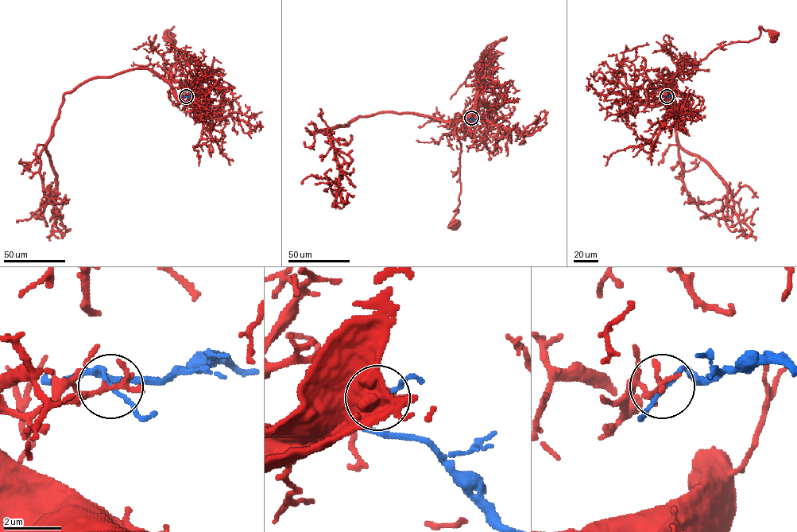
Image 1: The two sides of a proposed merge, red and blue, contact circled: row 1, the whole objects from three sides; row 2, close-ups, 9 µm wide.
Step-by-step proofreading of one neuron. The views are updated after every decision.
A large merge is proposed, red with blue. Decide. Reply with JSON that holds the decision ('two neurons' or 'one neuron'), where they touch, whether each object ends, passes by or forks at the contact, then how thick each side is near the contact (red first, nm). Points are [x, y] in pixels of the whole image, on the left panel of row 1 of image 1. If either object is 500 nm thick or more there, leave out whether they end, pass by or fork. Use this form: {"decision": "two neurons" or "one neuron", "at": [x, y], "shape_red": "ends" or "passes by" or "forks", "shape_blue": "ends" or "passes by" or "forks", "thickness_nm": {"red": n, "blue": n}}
{"decision": "two neurons", "at": [186, 96], "shape_red": "passes by", "shape_blue": "passes by", "thickness_nm": {"red": 180, "blue": 100}}

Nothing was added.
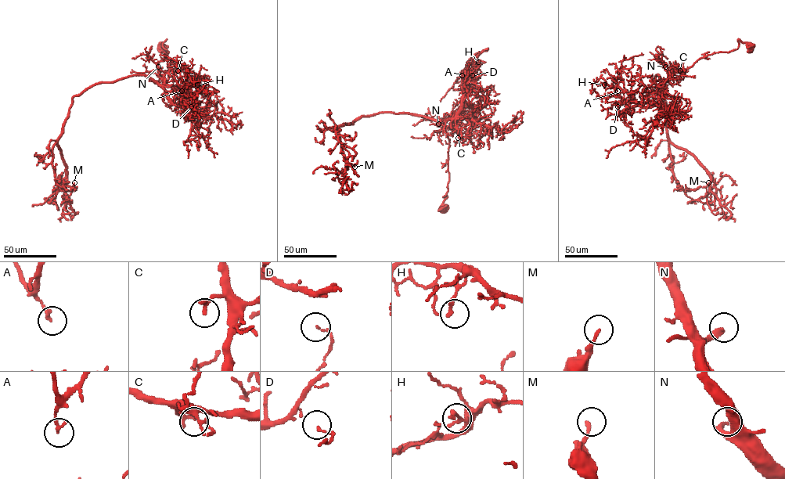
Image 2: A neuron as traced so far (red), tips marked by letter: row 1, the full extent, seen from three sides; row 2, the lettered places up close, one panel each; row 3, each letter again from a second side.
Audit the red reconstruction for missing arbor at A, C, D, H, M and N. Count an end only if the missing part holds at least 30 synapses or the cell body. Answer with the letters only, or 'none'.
N

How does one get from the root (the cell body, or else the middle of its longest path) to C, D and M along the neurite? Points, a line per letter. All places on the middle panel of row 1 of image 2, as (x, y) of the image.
C: (442, 209), (449, 180), (449, 139), (444, 127), (458, 132), (458, 138)
D: (442, 209), (449, 180), (449, 139), (444, 119), (455, 117), (472, 75)
M: (442, 209), (449, 180), (444, 120), (383, 112), (344, 124), (338, 128), (340, 148), (347, 168), (354, 167)

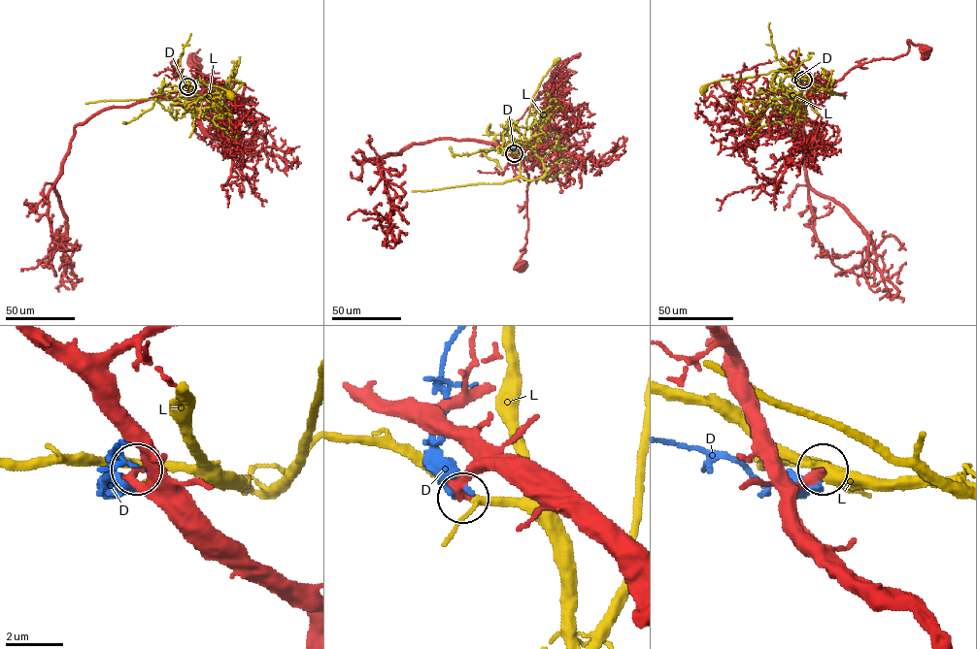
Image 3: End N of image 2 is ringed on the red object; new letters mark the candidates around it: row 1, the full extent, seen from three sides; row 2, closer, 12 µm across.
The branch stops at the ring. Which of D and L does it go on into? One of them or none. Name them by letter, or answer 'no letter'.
no letter

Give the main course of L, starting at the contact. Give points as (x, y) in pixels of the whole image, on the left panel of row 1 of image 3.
L: (187, 86), (193, 87), (199, 78), (206, 84), (218, 86), (229, 95)

